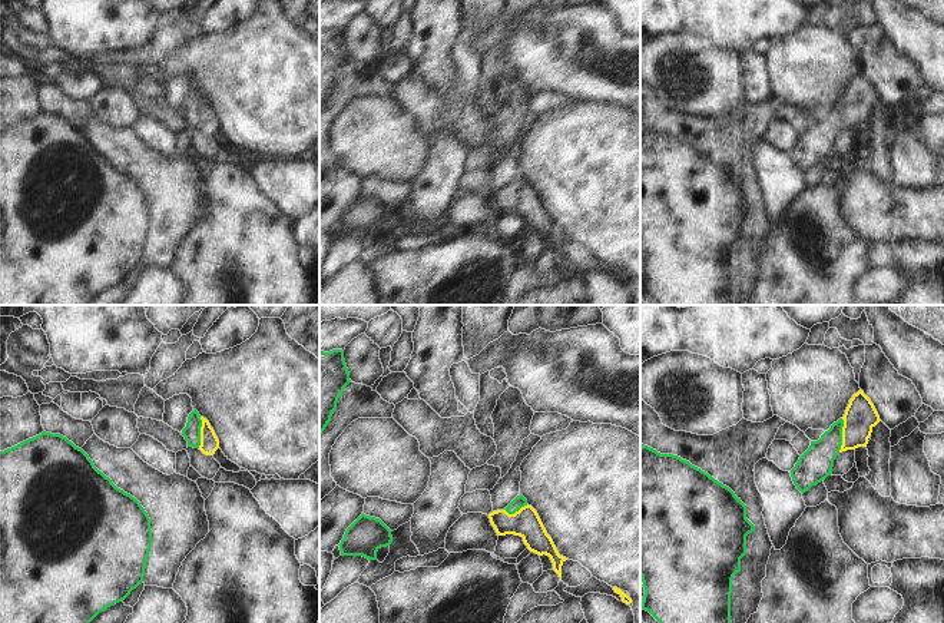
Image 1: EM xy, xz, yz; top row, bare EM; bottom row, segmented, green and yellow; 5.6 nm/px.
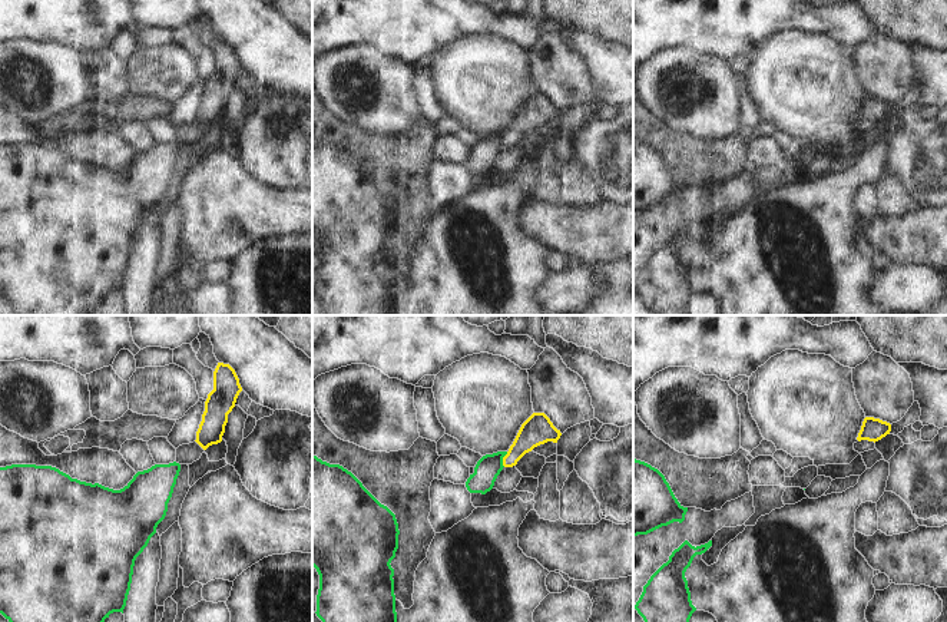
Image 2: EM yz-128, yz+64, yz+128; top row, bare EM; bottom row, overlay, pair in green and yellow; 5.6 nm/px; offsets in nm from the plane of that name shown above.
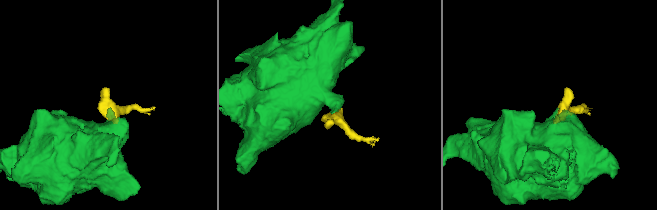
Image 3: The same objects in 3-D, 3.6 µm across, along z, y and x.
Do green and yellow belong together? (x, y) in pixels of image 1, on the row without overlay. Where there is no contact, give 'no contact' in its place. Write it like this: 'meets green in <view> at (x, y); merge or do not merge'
meets green in yz at (841, 115); merge

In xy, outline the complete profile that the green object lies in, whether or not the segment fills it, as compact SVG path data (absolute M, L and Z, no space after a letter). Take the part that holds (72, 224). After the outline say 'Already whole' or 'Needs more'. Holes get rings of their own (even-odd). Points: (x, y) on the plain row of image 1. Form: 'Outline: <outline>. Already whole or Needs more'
Outline: M43 110L33 117L29 117L11 127L0 130L0 305L87 305L100 291L113 285L115 282L125 279L130 274L130 271L143 261L150 223L150 198L140 182L130 173L117 168L109 156L106 156L95 146L89 135L66 116Z. Already whole.

